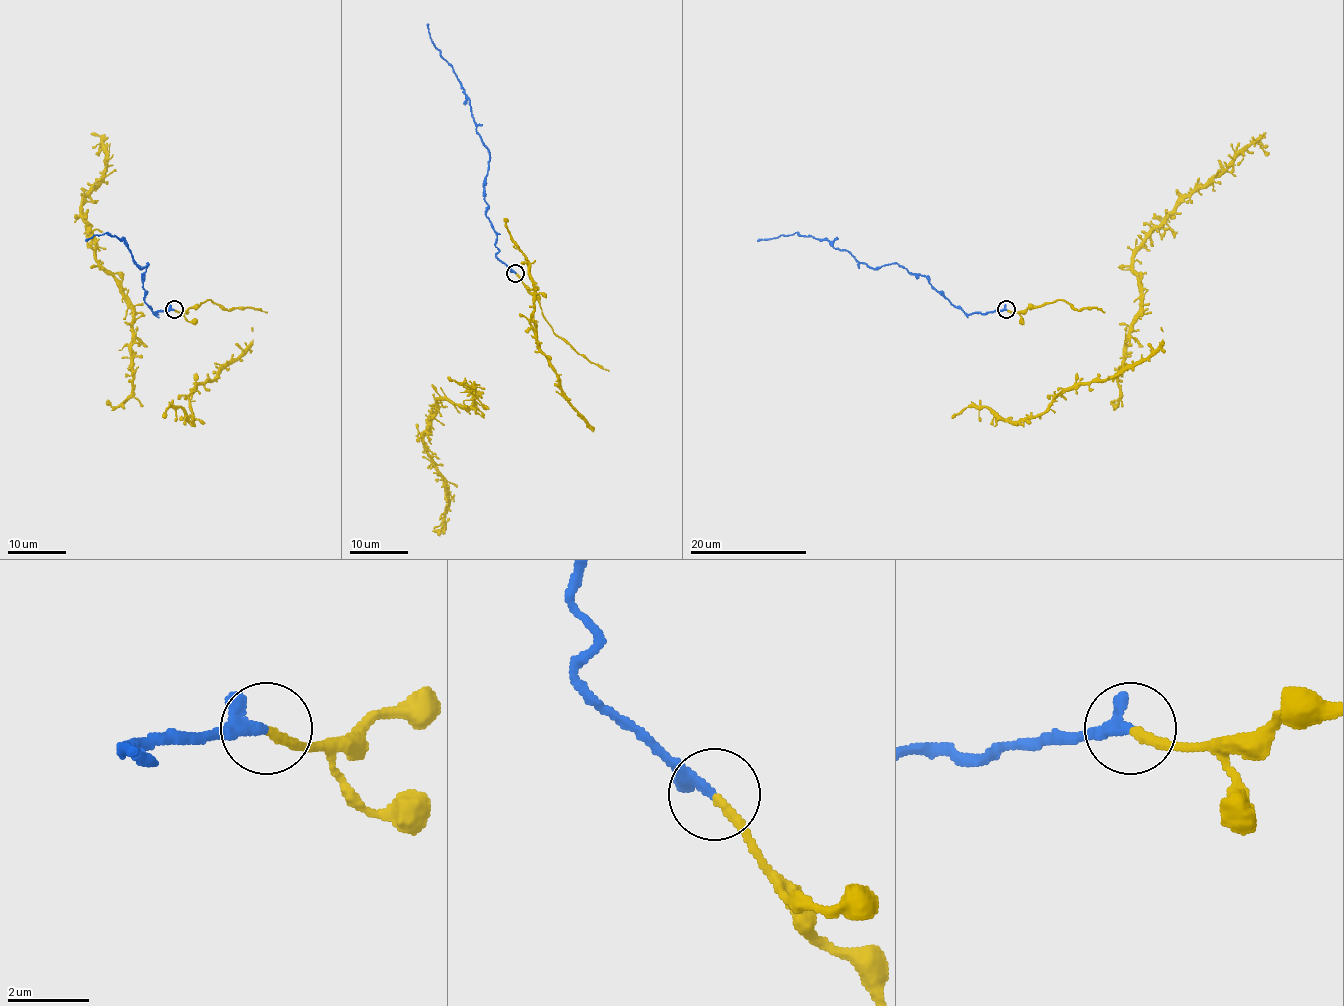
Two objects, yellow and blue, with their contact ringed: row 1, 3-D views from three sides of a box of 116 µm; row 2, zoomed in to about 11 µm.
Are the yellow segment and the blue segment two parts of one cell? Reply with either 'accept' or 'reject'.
reject

